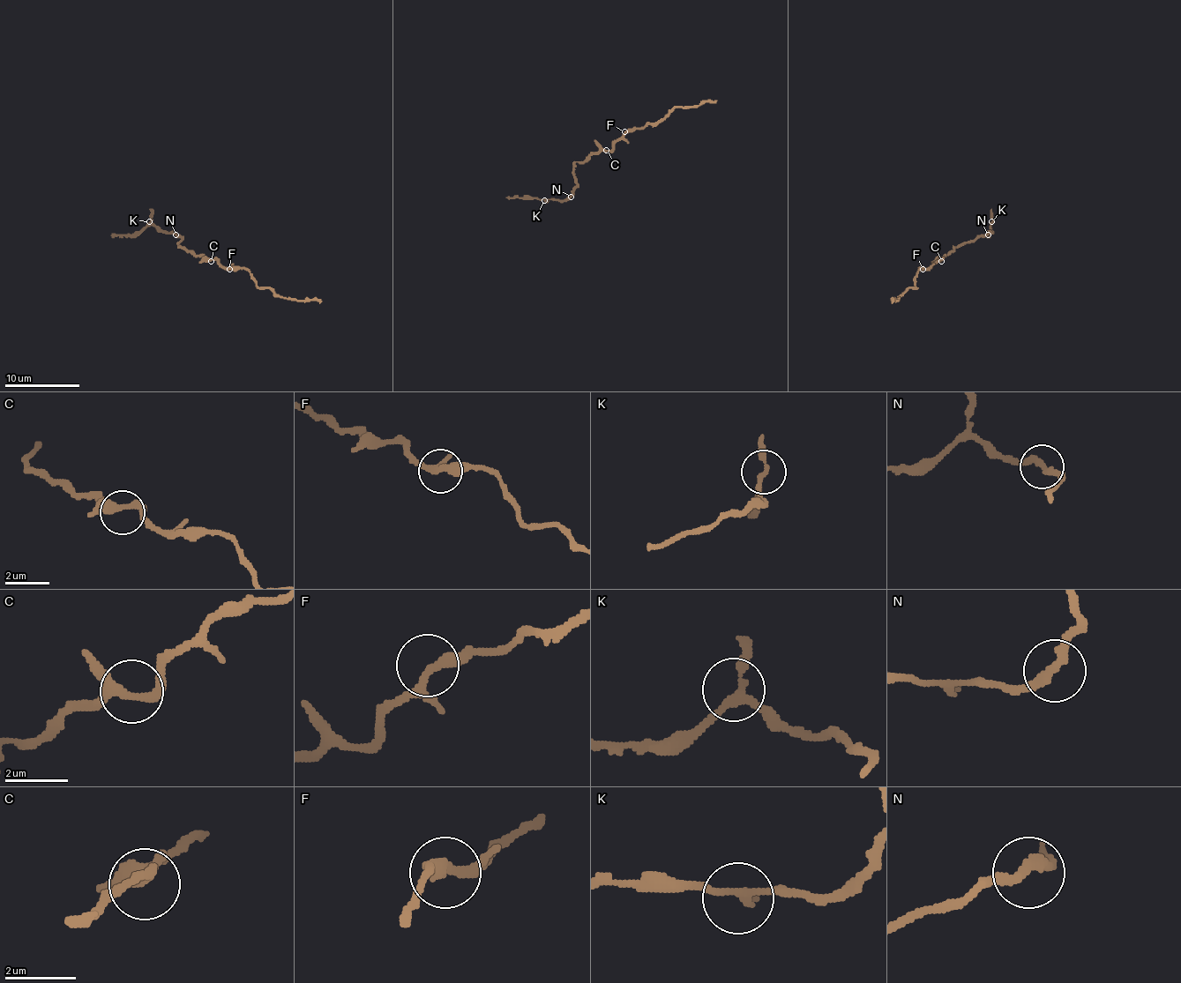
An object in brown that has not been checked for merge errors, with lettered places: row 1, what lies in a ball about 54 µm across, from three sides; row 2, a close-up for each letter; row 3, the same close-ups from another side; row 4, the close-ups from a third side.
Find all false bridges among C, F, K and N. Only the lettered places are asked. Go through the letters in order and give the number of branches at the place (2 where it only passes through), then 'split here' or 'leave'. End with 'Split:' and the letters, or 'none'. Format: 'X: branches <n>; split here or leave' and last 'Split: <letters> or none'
C: branches 3; leave
F: branches 3; leave
K: branches 3; leave
N: branches 2; leave
Split: none

